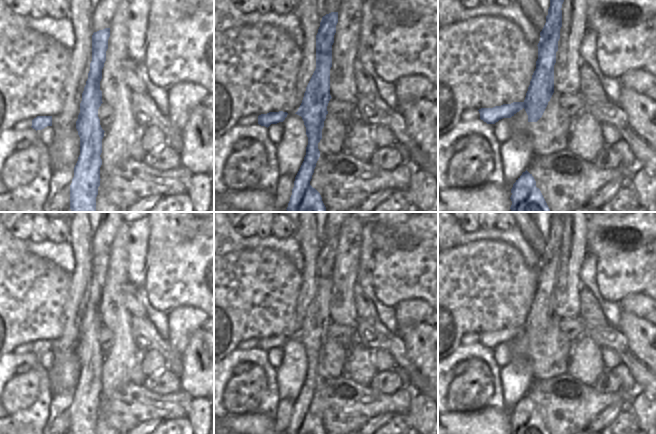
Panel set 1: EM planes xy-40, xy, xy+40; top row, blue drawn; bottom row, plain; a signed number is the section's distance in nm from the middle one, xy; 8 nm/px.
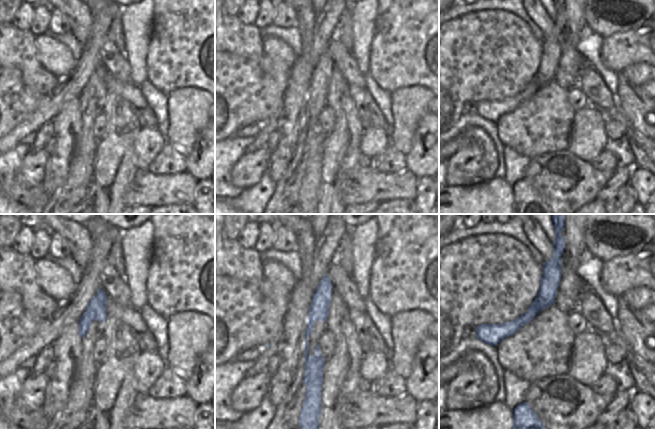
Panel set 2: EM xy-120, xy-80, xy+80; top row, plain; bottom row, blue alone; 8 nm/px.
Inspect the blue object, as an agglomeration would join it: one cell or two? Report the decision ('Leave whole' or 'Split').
Split

